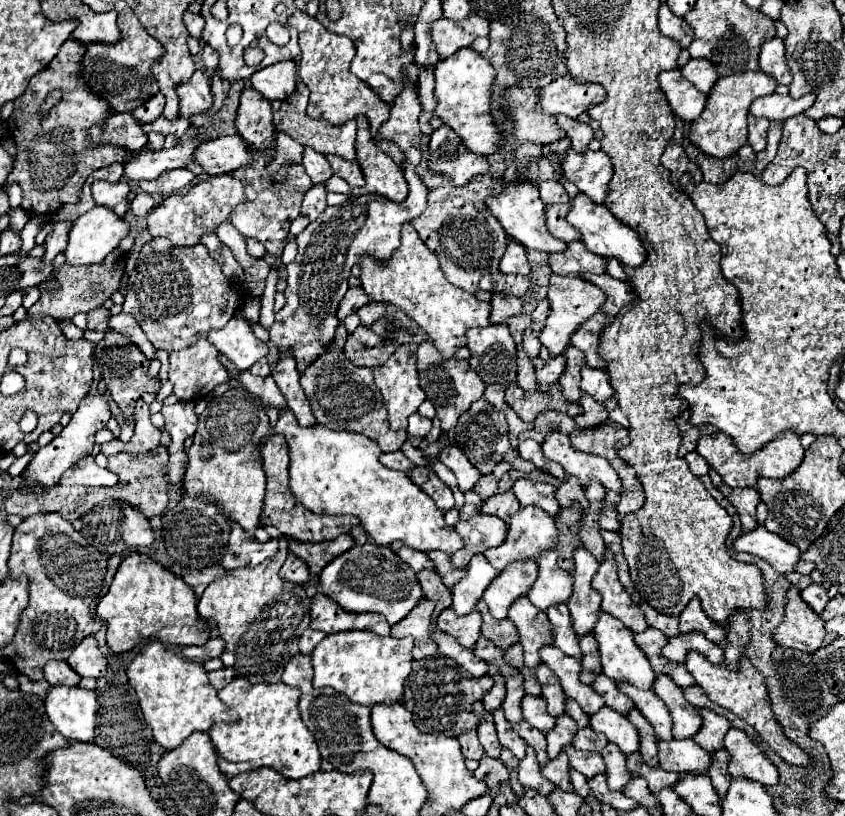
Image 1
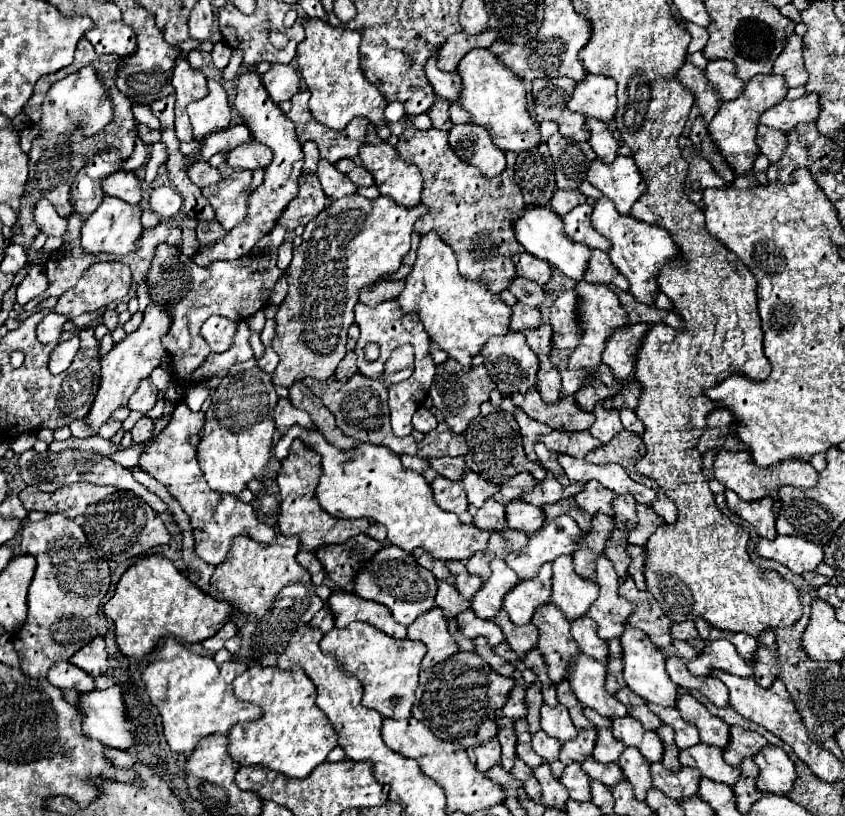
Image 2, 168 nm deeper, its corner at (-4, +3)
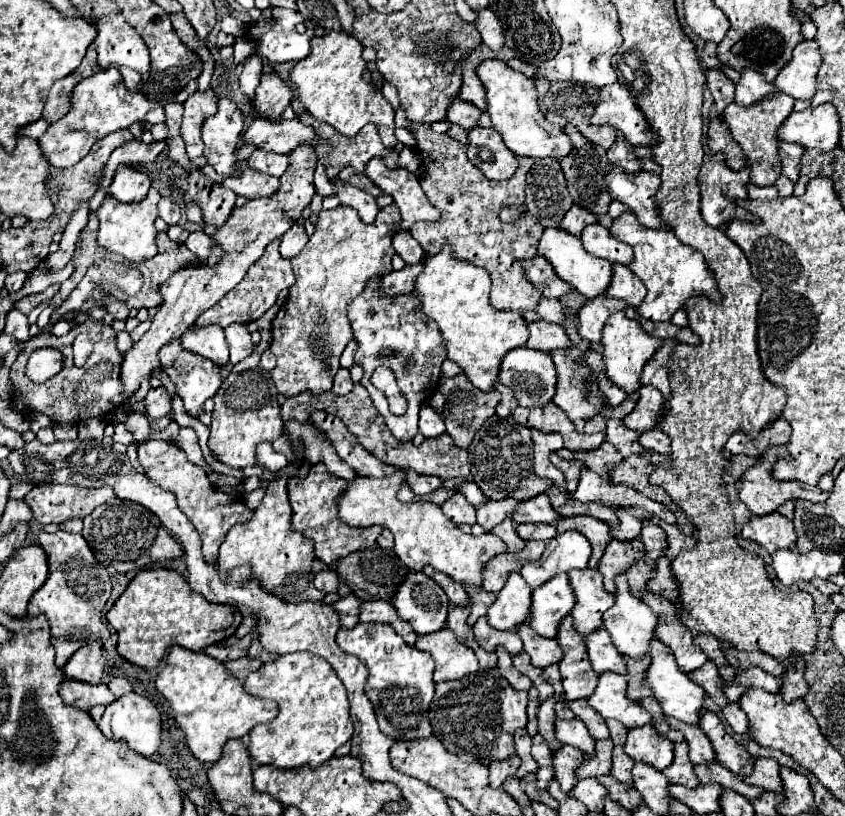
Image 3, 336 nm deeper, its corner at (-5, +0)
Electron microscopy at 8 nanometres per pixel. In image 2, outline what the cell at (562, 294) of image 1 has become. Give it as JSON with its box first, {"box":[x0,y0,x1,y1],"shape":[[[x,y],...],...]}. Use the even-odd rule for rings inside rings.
{"box":[568,280,626,370],"shape":[[[584,280],[576,282],[574,292],[578,296],[578,304],[576,304],[576,322],[580,328],[580,340],[578,346],[574,348],[574,352],[568,358],[568,368],[576,370],[576,368],[594,368],[600,364],[600,354],[604,350],[604,340],[614,332],[614,328],[618,326],[626,326],[626,310],[622,308],[618,296],[604,284],[588,284]]]}

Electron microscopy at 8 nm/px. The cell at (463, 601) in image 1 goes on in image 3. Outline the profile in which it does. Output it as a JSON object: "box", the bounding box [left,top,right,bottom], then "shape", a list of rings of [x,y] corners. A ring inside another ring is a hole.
{"box":[487,573,533,631],"shape":[[[519,573],[509,575],[505,587],[497,593],[497,601],[487,613],[489,625],[499,631],[513,631],[527,623],[531,617],[531,593],[533,589]]]}

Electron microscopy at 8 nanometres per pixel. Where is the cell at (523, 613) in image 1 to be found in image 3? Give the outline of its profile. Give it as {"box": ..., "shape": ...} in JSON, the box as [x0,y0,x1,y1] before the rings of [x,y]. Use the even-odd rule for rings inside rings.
{"box":[557,615,597,701],"shape":[[[567,615],[561,621],[557,643],[561,645],[565,653],[563,661],[559,663],[559,669],[561,669],[561,679],[563,679],[567,701],[589,699],[597,687],[597,673],[593,677],[593,669],[587,657],[585,637],[575,631],[575,623],[571,615]]]}

